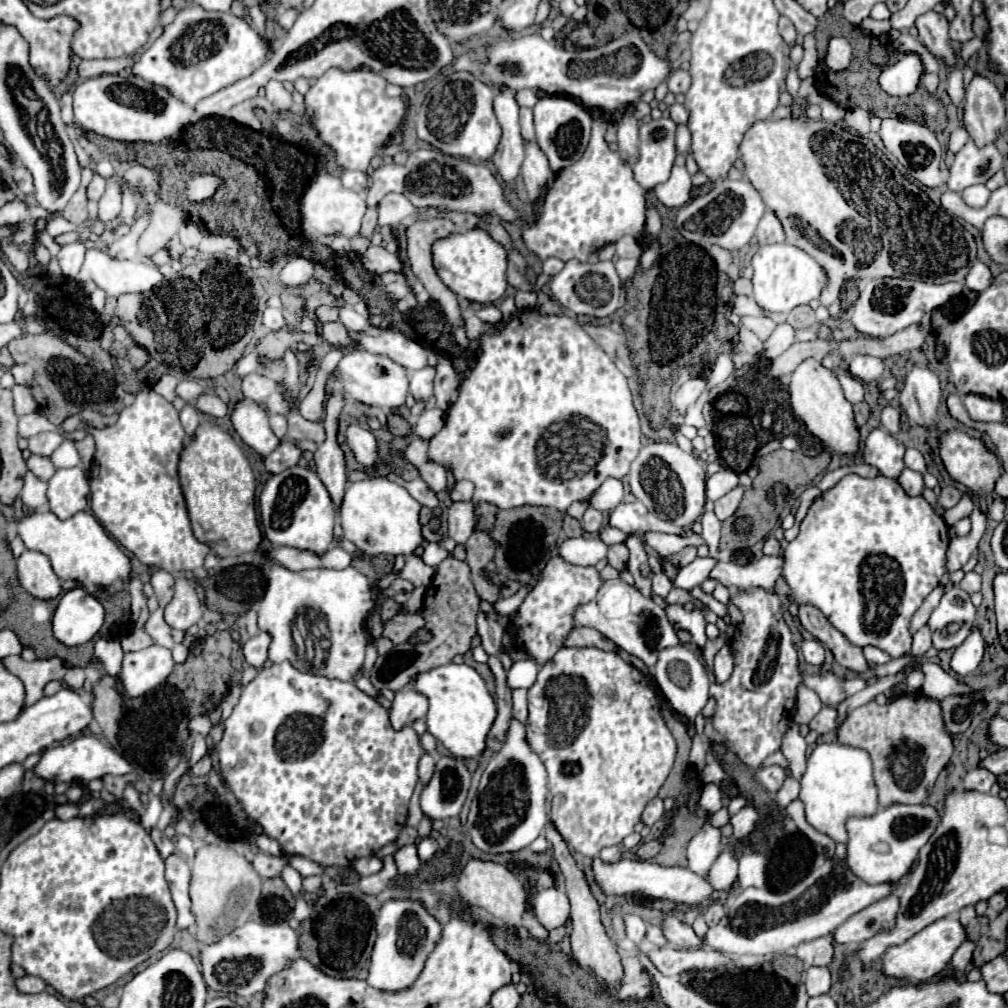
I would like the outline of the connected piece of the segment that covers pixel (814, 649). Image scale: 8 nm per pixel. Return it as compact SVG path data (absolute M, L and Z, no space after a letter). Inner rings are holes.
M816 639L802 641L800 651L802 651L806 663L810 663L810 665L822 665L824 663L824 647L820 641L816 641Z

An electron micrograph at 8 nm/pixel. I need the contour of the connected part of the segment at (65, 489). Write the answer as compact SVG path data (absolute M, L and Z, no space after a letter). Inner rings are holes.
M58 469L54 477L48 481L48 503L50 511L58 515L58 519L68 519L82 511L88 505L88 479L82 469Z

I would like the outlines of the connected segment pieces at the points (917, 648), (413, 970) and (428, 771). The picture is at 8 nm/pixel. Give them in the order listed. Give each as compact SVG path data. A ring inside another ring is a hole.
M926 625L926 627L920 627L920 629L916 631L914 641L912 641L912 651L910 651L910 653L912 653L914 657L922 657L930 647L932 647L930 629L928 629L928 625Z
M398 899L384 903L376 917L376 943L370 957L366 983L380 991L404 991L410 987L410 983L414 983L414 979L422 973L430 951L434 951L440 931L438 921L428 915L420 903Z
M422 753L420 761L418 761L418 775L420 775L420 783L428 783L432 773L434 773L434 765L436 765L436 757L432 753Z

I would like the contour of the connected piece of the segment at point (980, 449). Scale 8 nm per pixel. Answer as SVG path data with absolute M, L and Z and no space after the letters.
M960 429L948 431L946 435L940 437L940 457L952 479L964 483L972 493L978 493L978 495L986 493L992 499L998 499L994 493L994 483L1002 473L1002 465L998 463L996 455L984 447L984 443L980 439L972 439L966 433L962 433Z

